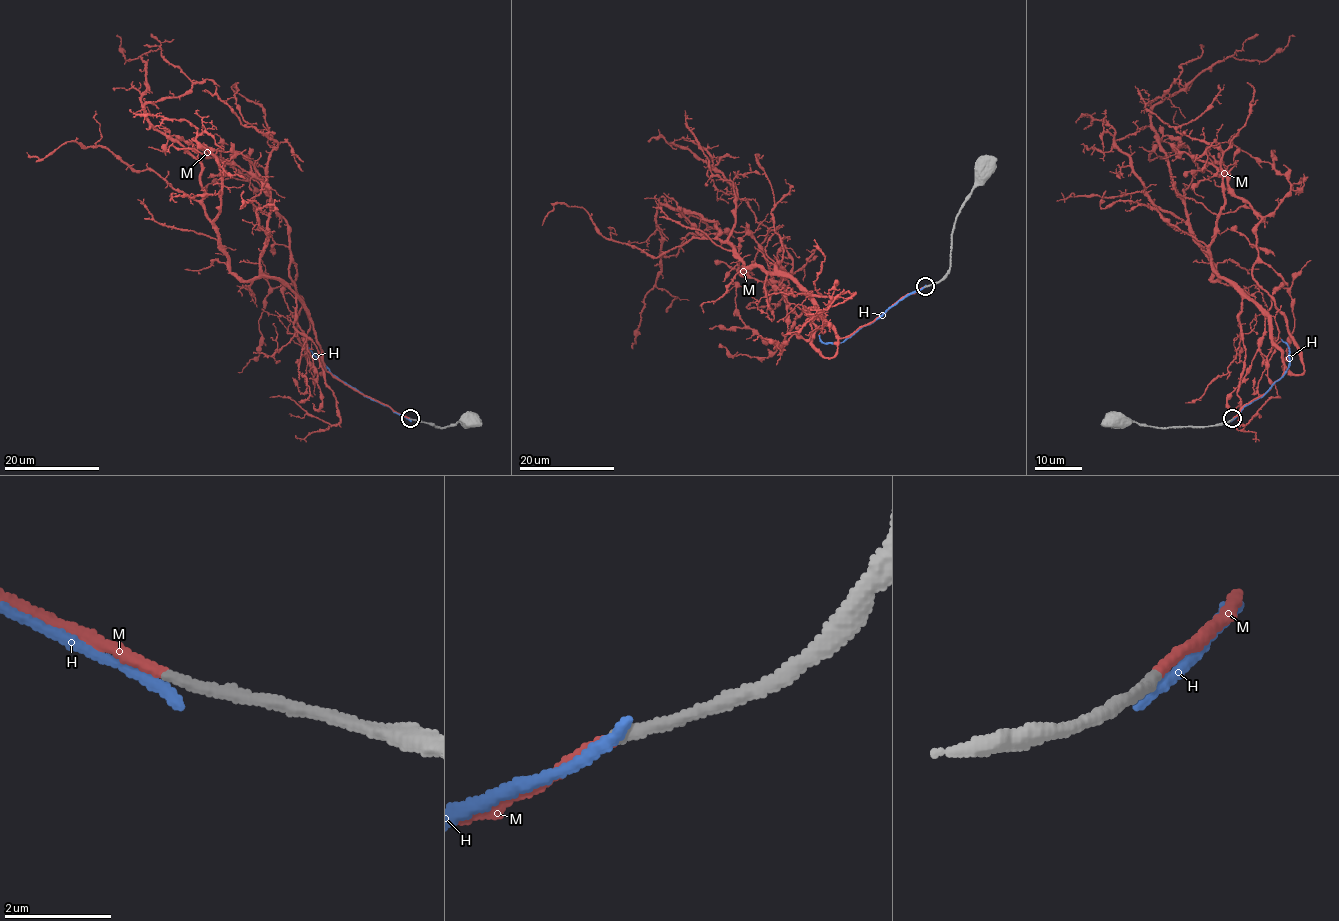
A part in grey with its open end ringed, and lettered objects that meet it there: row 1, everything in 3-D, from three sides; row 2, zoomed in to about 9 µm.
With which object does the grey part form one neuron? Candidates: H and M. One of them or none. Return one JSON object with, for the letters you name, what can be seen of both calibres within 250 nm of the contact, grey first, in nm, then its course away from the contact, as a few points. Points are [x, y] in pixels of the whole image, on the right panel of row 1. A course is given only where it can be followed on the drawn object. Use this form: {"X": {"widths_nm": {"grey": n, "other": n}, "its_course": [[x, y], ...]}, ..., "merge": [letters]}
{"M": {"widths_nm": {"grey": 240, "other": 240}, "its_course": [[1233, 419], [1281, 376], [1281, 350], [1267, 317], [1213, 280], [1151, 111], [1216, 63], [1267, 60], [1294, 36]]}, "merge": ["M"]}

